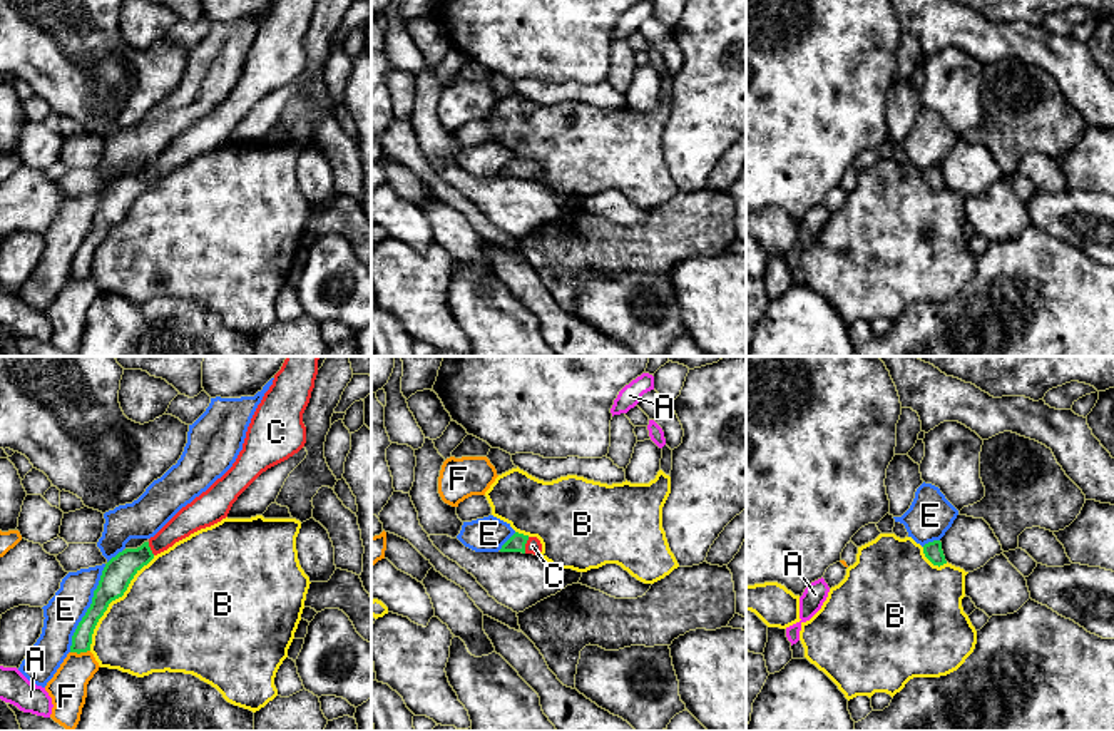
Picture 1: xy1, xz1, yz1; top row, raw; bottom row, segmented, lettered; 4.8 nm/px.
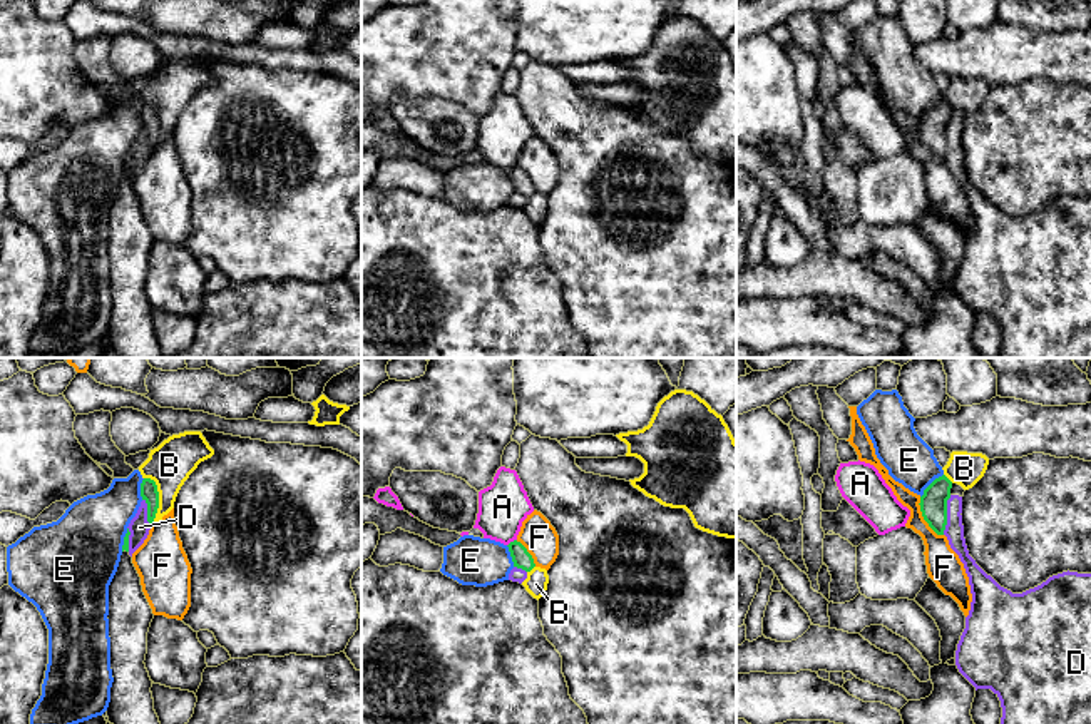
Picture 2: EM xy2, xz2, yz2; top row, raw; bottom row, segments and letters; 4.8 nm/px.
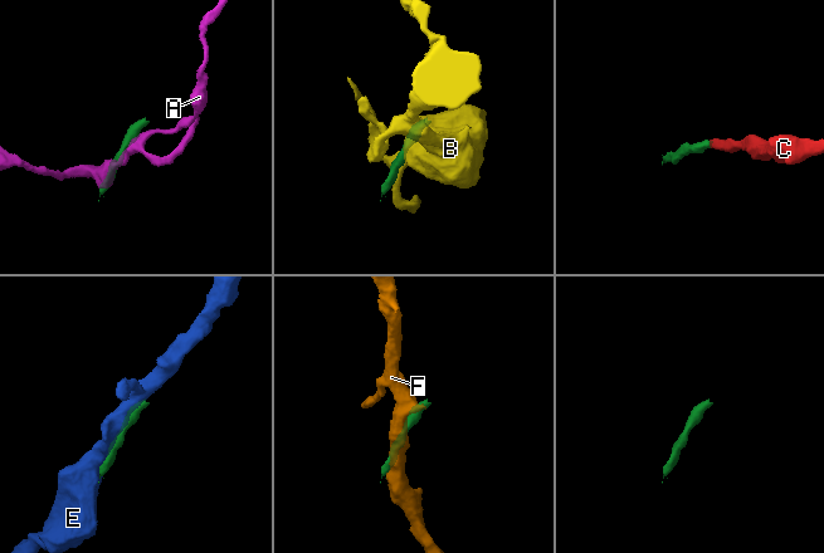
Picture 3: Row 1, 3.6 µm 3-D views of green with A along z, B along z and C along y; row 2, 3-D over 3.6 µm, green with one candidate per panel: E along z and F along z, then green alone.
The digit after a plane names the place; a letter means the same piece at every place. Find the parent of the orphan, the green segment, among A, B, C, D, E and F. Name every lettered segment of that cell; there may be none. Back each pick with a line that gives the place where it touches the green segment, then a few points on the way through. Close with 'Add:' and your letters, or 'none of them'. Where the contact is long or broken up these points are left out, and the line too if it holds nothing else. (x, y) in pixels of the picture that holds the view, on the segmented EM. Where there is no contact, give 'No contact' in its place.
C: Touches green at xz1 (524, 546). Path across: xz1 (517, 542), (524, 546), (532, 546)
Add: C

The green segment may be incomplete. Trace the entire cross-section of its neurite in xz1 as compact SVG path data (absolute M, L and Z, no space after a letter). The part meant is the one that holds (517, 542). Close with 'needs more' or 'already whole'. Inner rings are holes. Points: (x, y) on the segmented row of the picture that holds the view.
M515 532L500 549L500 552L522 552L540 555L542 544L537 537L529 537Z | needs more

